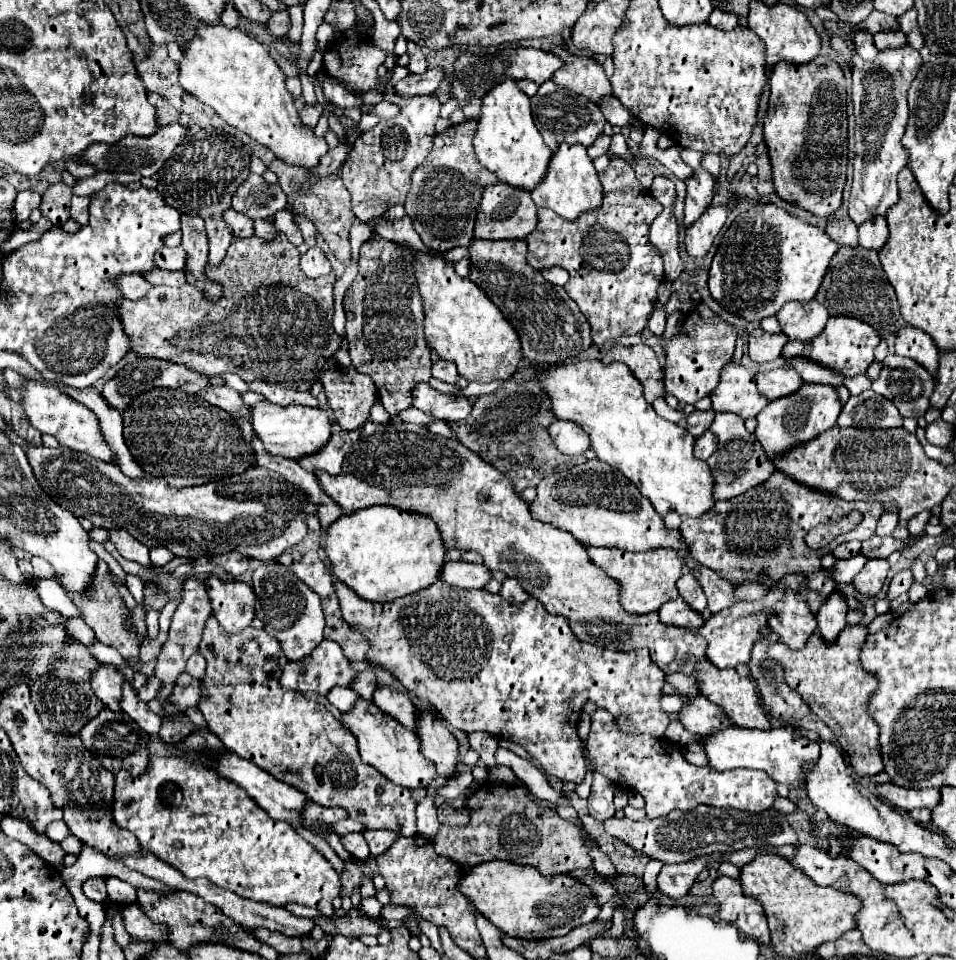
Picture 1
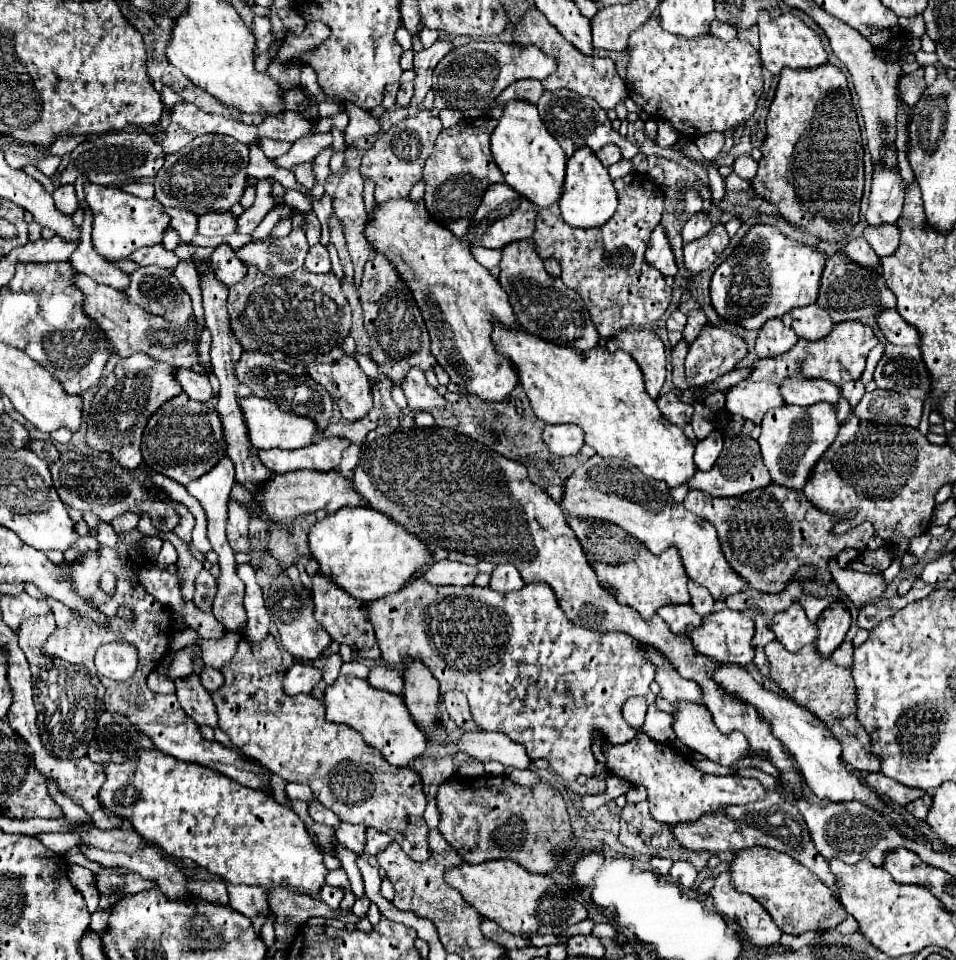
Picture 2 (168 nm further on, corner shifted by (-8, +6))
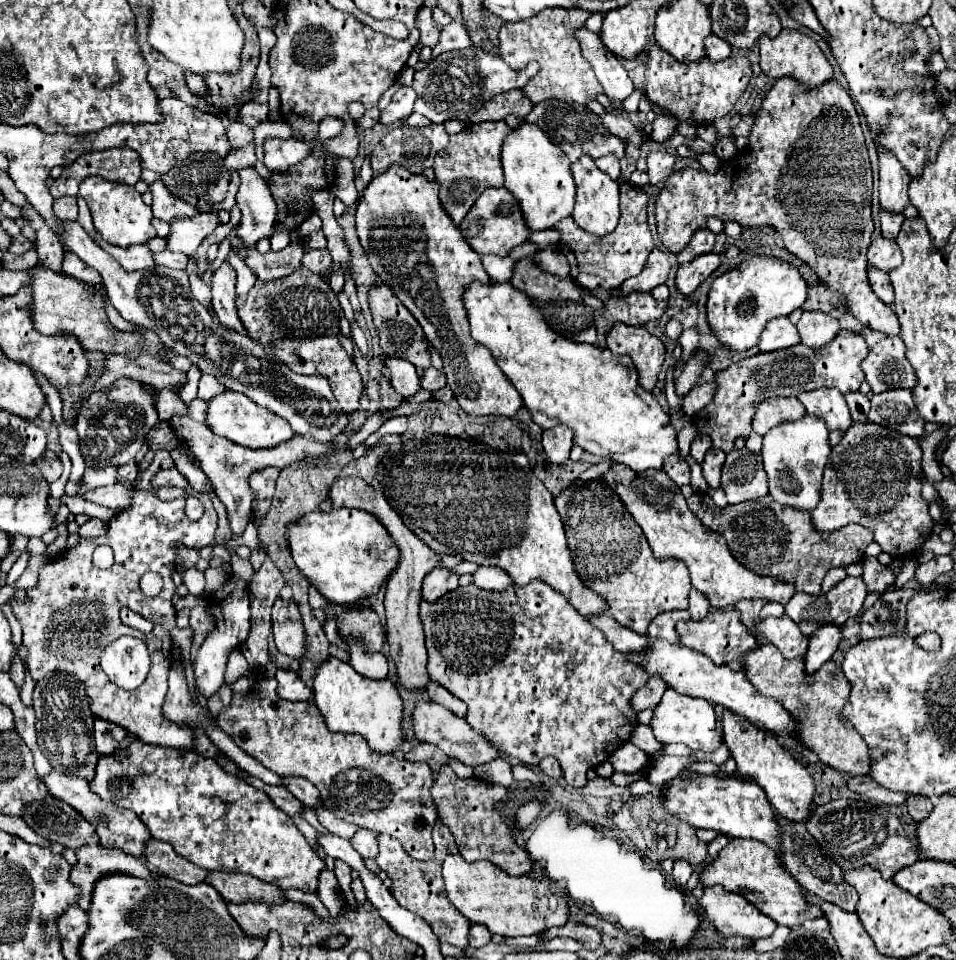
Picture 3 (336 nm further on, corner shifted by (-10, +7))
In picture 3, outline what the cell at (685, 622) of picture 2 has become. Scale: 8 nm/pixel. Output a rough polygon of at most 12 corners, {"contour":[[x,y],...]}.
{"contour":[[671,610],[655,616],[649,638],[679,642],[675,624],[687,620],[687,610]]}

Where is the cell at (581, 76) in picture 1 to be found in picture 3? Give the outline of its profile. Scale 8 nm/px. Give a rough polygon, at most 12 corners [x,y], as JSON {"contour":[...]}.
{"contour":[[547,8],[505,22],[501,58],[539,72],[521,88],[533,104],[587,104],[603,92],[575,30],[591,12]]}

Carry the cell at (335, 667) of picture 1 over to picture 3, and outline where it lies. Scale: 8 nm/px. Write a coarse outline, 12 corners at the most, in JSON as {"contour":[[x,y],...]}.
{"contour":[[277,670],[277,696],[305,702],[311,690],[293,670]]}

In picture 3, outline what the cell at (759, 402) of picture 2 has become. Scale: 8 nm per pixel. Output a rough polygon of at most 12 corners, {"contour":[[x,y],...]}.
{"contour":[[797,398],[765,400],[753,416],[753,432],[765,436],[805,412]]}

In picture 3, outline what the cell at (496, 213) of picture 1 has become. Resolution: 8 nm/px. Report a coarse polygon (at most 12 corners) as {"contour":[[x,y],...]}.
{"contour":[[487,188],[459,224],[477,254],[531,236],[507,188]]}

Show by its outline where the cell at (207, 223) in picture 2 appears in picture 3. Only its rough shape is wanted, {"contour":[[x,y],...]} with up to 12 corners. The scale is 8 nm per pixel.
{"contour":[[217,214],[171,220],[167,250],[195,254],[219,226]]}

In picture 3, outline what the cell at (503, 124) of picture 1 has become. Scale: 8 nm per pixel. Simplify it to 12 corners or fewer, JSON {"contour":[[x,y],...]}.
{"contour":[[539,126],[505,138],[505,188],[531,232],[575,204],[571,162]]}

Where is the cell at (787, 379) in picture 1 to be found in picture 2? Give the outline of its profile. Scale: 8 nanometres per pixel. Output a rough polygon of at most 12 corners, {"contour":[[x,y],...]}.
{"contour":[[787,377],[785,403],[837,405],[839,389],[821,379]]}

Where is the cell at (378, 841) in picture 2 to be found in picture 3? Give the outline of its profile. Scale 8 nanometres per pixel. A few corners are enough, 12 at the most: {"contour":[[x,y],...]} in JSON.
{"contour":[[357,830],[349,840],[363,860],[377,856],[377,834]]}

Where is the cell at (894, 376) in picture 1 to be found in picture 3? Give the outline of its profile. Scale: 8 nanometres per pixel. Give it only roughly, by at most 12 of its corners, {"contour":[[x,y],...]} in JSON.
{"contour":[[899,336],[869,348],[861,364],[873,392],[913,388]]}

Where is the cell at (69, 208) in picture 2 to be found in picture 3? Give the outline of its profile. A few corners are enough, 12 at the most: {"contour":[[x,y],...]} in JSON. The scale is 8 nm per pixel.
{"contour":[[77,198],[55,200],[53,212],[59,220],[77,220]]}

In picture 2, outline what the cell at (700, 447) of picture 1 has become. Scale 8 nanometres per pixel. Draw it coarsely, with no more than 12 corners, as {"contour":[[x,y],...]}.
{"contour":[[713,431],[695,449],[697,467],[711,469],[723,449],[723,435]]}

